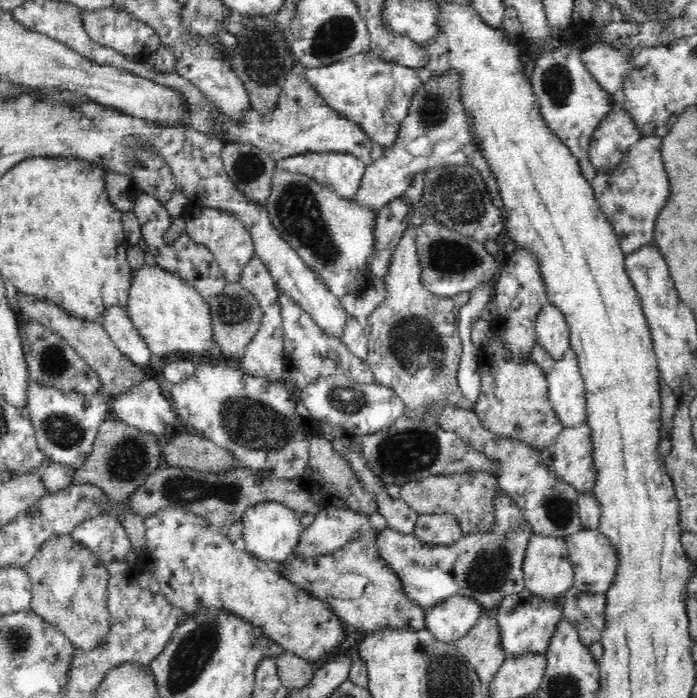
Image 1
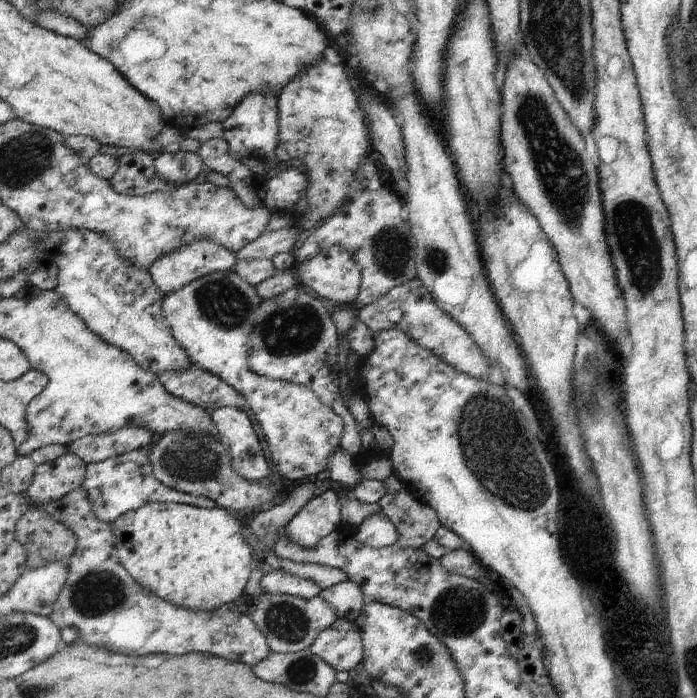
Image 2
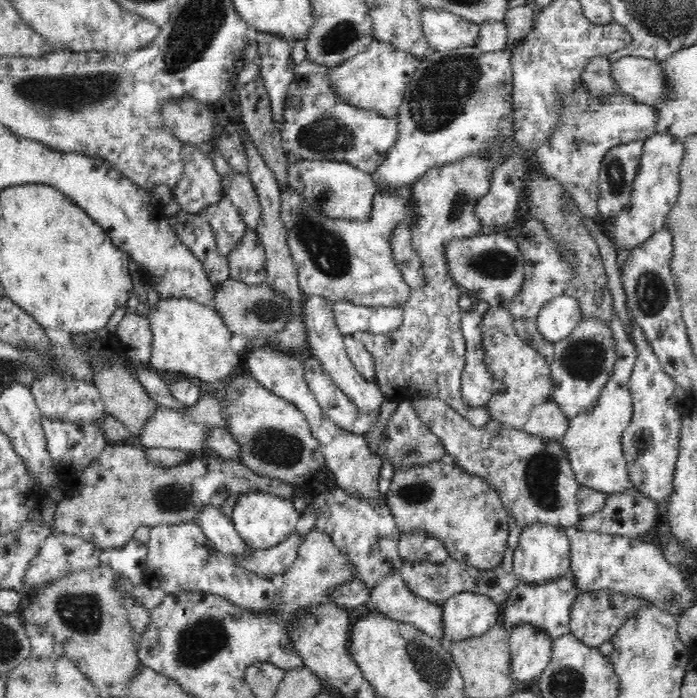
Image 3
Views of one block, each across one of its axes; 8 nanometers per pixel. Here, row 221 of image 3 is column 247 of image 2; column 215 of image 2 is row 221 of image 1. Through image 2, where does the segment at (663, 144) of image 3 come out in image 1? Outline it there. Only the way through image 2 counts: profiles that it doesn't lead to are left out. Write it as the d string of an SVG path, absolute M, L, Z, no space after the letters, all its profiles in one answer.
M641 136L618 162L618 166L612 166L610 170L596 170L594 180L591 182L602 213L614 227L626 256L644 245L650 245L656 218L666 206L666 200L670 196L670 182L662 166L660 144L662 140L658 137Z

